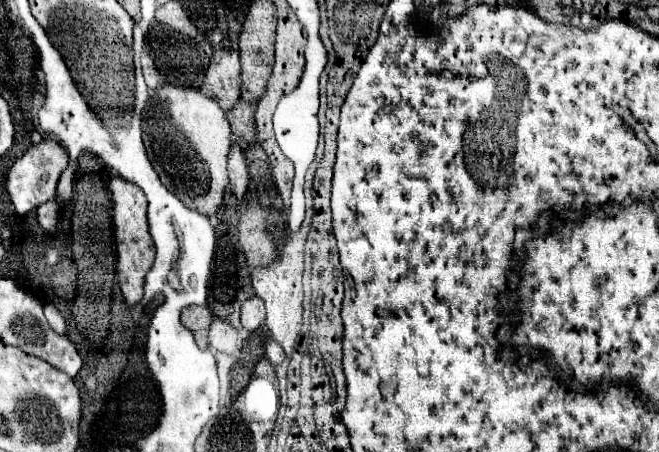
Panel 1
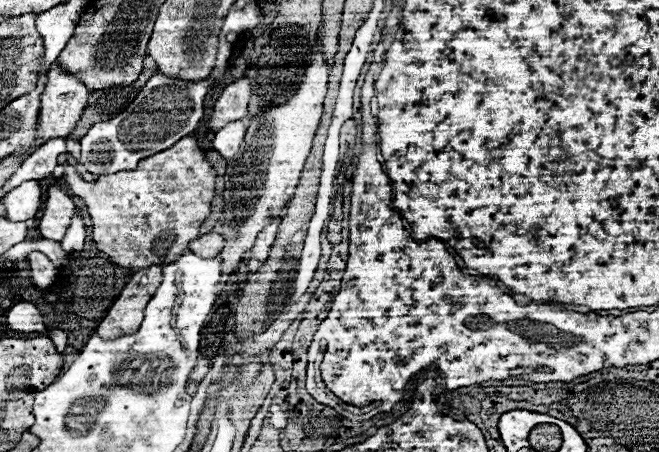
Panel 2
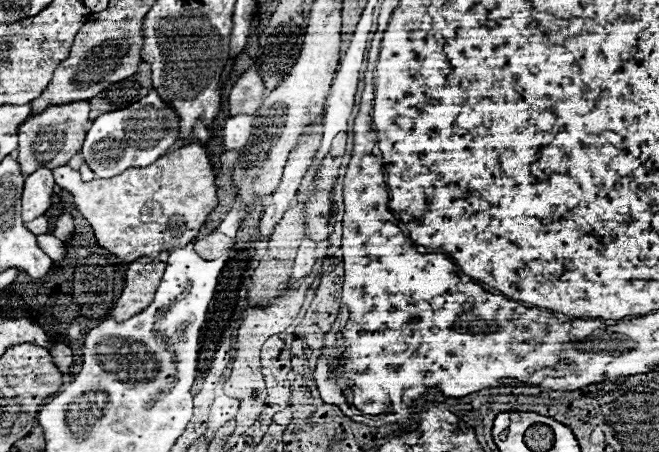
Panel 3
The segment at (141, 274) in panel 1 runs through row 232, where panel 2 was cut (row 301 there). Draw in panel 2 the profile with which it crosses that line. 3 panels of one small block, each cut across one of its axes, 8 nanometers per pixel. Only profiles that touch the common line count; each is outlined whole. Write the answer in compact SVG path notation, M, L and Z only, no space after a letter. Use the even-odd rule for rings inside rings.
M158 264L136 270L116 298L116 302L112 304L112 308L108 310L108 314L98 324L96 334L100 338L118 338L124 334L134 334L144 320L144 310L148 302L152 300L156 288L162 282L162 274L162 266Z

